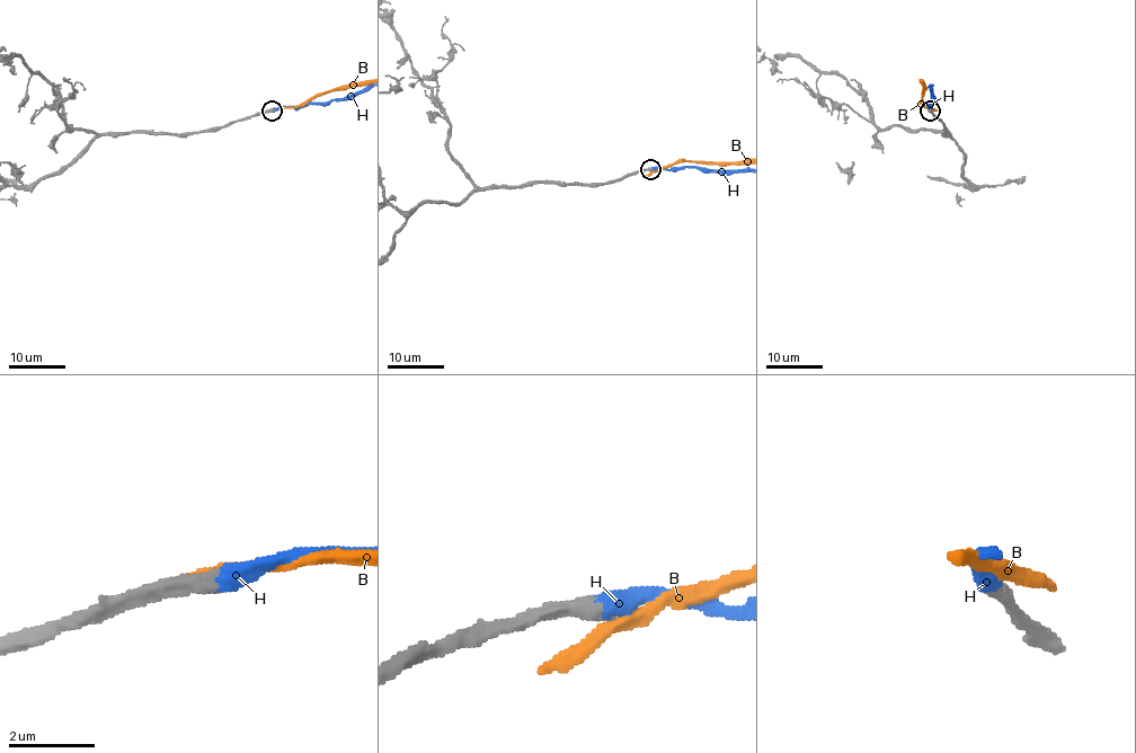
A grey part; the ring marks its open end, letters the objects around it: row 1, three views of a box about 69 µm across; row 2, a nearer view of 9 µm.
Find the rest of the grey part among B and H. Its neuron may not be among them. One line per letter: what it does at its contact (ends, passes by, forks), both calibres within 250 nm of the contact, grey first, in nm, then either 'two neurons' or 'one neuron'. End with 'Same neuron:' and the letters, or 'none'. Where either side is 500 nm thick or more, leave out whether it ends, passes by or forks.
B: it passes by; calibres 440 and 320 nm; two neurons
H: it ends; calibres 460 and 480 nm; one neuron
Same neuron: H

